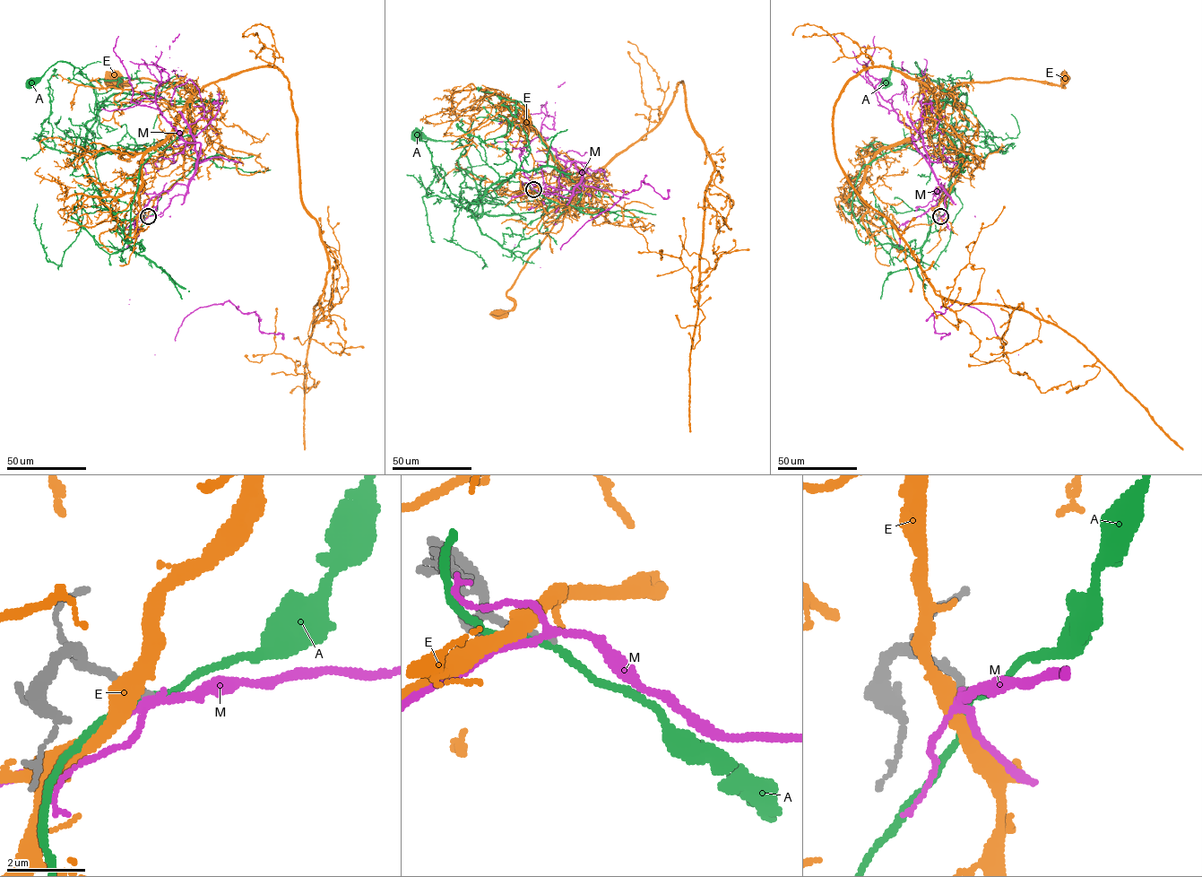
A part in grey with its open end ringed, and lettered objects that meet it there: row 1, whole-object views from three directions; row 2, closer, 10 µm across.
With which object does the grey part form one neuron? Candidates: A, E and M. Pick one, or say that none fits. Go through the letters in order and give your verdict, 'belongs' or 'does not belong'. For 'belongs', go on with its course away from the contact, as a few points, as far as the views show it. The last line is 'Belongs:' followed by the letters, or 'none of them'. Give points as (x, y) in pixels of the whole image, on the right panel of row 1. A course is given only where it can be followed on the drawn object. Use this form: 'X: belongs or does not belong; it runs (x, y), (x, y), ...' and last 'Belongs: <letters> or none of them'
A: does not belong
E: does not belong
M: does not belong
Belongs: none of them

